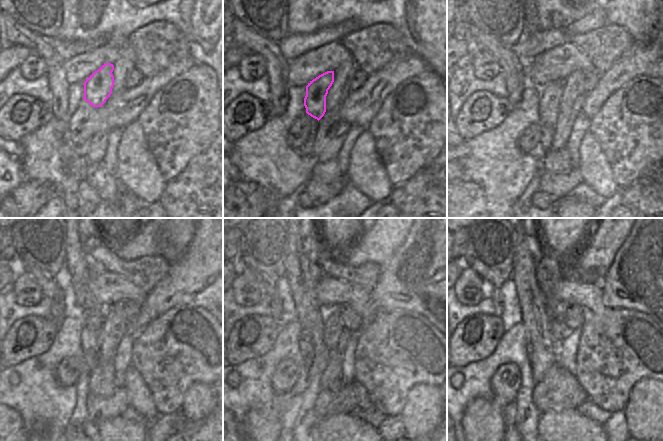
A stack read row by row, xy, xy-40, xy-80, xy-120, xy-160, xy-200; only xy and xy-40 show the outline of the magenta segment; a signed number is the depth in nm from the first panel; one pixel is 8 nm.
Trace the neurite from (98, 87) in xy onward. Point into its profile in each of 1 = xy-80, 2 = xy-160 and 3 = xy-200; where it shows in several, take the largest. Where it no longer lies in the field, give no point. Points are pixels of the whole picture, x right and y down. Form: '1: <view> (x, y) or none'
1: xy-80 (528, 140)
2: xy-160 (306, 347)
3: xy-200 (527, 343)

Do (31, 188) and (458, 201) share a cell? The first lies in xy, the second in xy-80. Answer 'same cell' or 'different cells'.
same cell

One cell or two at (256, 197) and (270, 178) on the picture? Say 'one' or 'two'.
two

